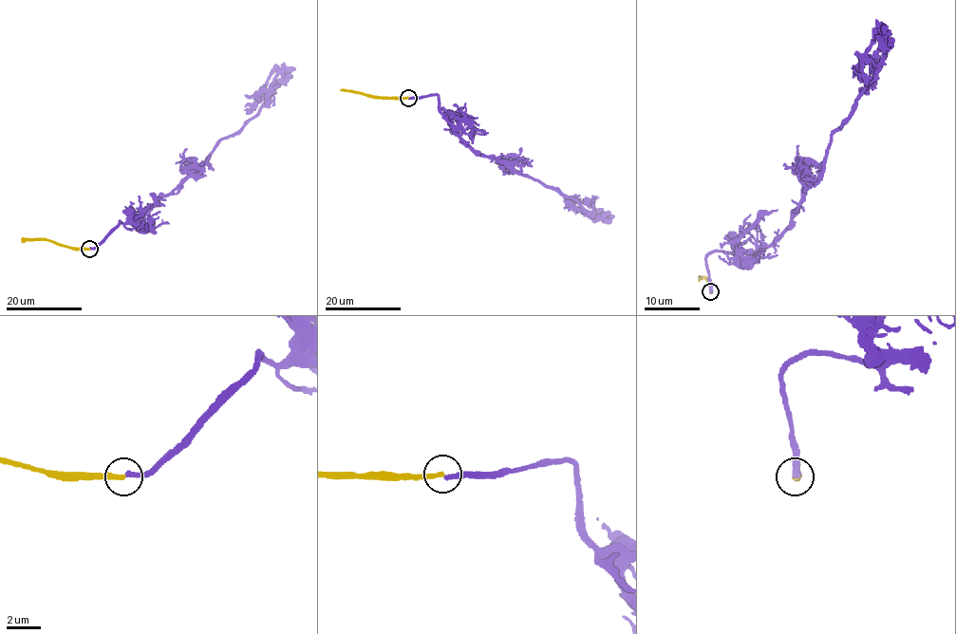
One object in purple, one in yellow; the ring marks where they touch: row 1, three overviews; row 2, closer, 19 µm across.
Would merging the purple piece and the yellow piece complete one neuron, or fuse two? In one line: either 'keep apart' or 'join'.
keep apart

